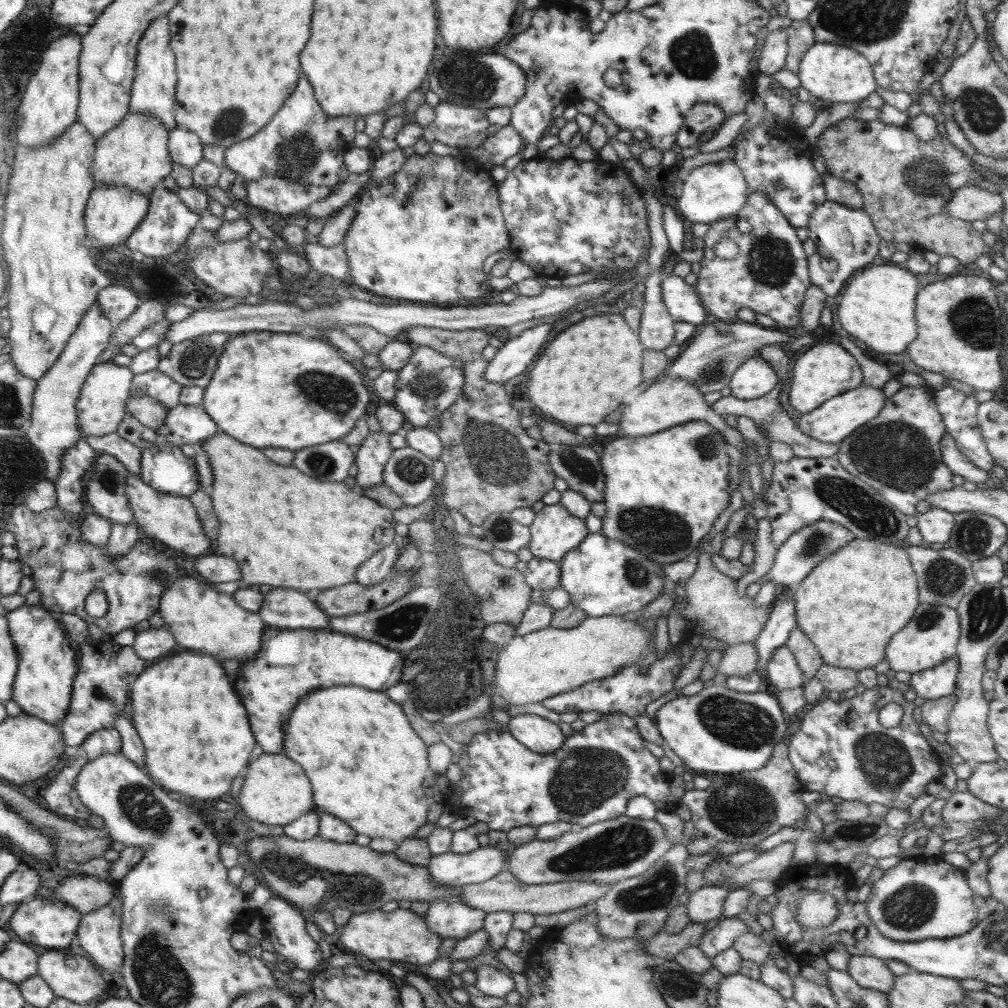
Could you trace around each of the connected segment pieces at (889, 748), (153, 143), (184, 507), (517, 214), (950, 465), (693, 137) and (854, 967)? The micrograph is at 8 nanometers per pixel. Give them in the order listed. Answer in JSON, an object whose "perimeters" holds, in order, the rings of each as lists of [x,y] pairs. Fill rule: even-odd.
{"perimeters":[[[[878,686],[862,694],[851,693],[848,698],[835,702],[832,699],[814,703],[808,713],[802,713],[794,722],[798,730],[788,742],[788,758],[794,767],[798,780],[806,791],[839,796],[845,801],[858,801],[866,804],[882,804],[888,810],[909,810],[920,796],[929,796],[926,785],[942,776],[942,759],[928,744],[927,738],[920,732],[920,726],[913,717],[915,705],[908,701],[903,692]],[[888,703],[896,703],[904,709],[904,716],[898,726],[886,728],[880,724],[879,710]]],[[[128,112],[116,128],[96,140],[92,176],[95,184],[128,186],[149,198],[156,185],[171,173],[173,164],[169,153],[169,133],[160,118]]],[[[129,471],[124,492],[126,492],[126,498],[134,513],[134,520],[141,533],[164,543],[174,551],[174,555],[200,556],[214,547],[214,542],[202,531],[200,518],[198,518],[190,498],[158,492],[146,484],[141,476],[135,476]]],[[[536,156],[531,159],[522,159],[516,168],[509,170],[504,182],[498,184],[499,206],[502,209],[502,214],[505,220],[506,228],[510,233],[510,248],[511,254],[516,259],[530,265],[536,274],[543,279],[560,278],[565,276],[576,276],[582,272],[598,272],[598,277],[610,274],[624,274],[632,268],[636,268],[640,264],[642,258],[648,256],[652,240],[650,239],[650,229],[648,229],[648,210],[646,202],[642,196],[642,191],[636,187],[636,183],[632,181],[630,175],[622,172],[623,166],[620,163],[609,163],[600,159],[582,161],[572,157],[552,159],[544,156]]],[[[946,434],[941,441],[942,463],[953,473],[953,475],[964,478],[965,482],[975,485],[991,485],[990,474],[974,465],[964,453],[956,447],[955,441]]],[[[696,103],[684,117],[676,133],[675,144],[681,148],[697,146],[702,134],[717,132],[726,120],[726,113],[712,103]]],[[[851,956],[847,973],[864,988],[887,993],[896,976],[886,967],[884,961],[874,956]]]]}

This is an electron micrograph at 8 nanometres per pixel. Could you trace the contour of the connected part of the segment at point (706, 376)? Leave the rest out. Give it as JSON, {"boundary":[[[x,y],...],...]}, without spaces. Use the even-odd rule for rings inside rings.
{"boundary":[[[709,318],[704,324],[696,326],[694,336],[682,347],[678,357],[672,360],[663,378],[680,378],[696,383],[703,394],[718,392],[727,386],[736,369],[747,358],[760,354],[760,347],[778,343],[787,349],[796,338],[798,336],[790,336],[776,328],[764,327],[757,323],[742,322],[739,319],[736,319],[736,322],[724,322]]]}

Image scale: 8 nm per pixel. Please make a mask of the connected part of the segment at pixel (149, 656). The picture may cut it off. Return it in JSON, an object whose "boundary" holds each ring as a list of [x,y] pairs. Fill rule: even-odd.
{"boundary":[[[164,626],[150,627],[148,630],[136,633],[132,648],[146,662],[156,662],[178,650],[178,644],[174,635]]]}

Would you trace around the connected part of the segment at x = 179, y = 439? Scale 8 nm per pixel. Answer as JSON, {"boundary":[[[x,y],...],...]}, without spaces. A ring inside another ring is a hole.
{"boundary":[[[178,404],[168,412],[162,429],[156,431],[160,443],[171,446],[202,446],[206,438],[216,434],[216,424],[201,406]]]}

